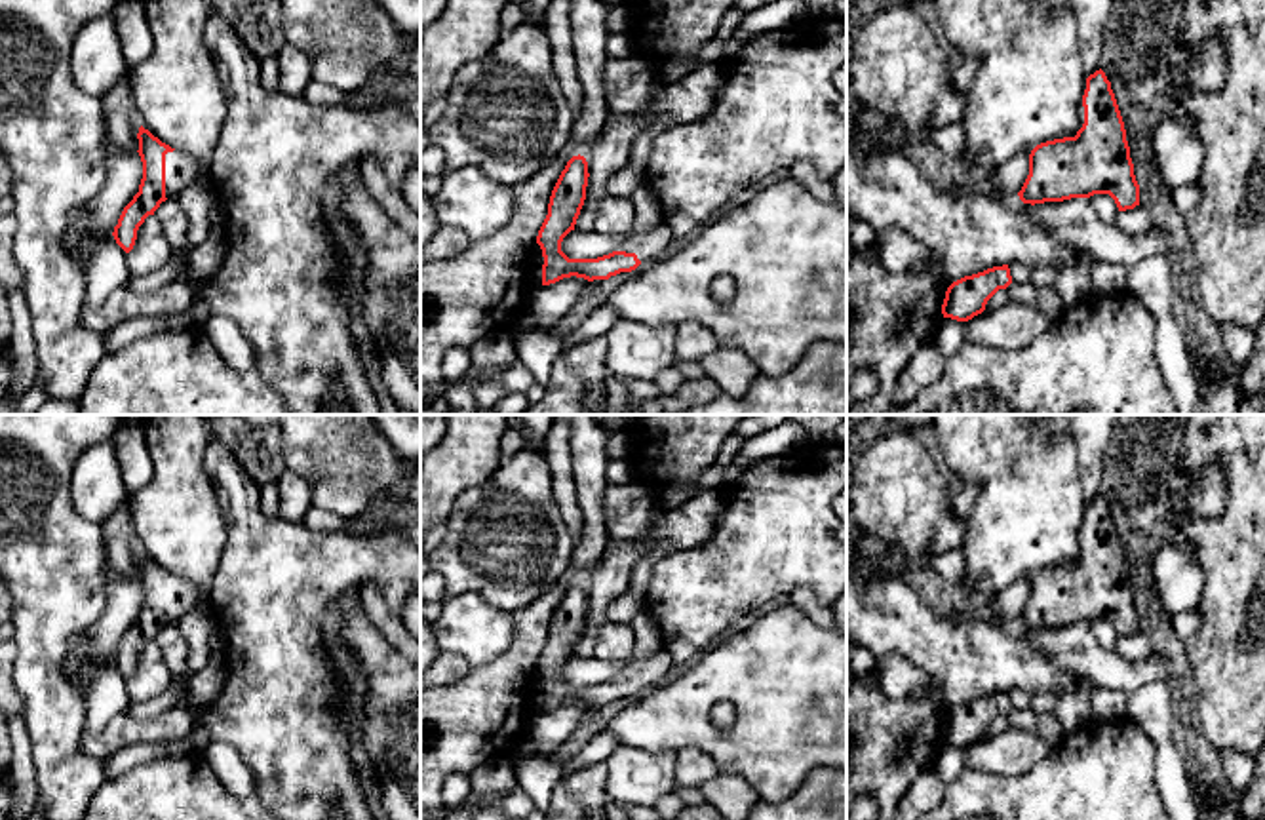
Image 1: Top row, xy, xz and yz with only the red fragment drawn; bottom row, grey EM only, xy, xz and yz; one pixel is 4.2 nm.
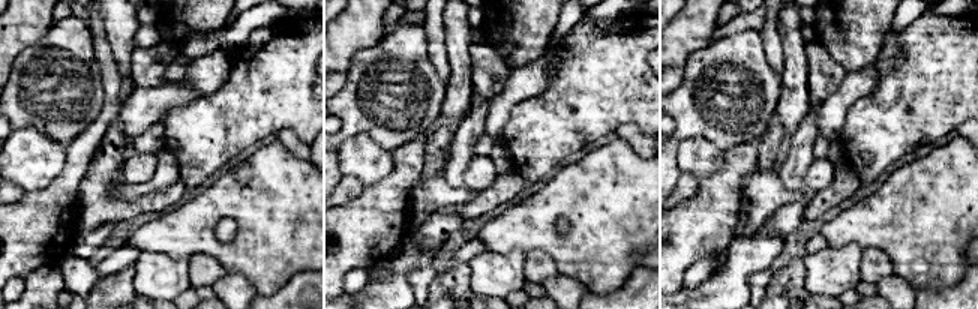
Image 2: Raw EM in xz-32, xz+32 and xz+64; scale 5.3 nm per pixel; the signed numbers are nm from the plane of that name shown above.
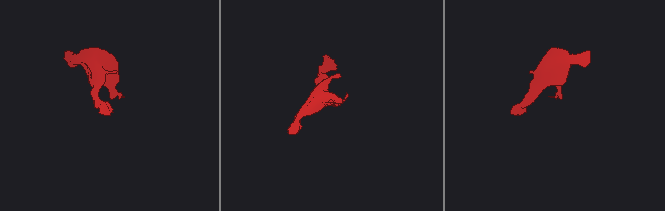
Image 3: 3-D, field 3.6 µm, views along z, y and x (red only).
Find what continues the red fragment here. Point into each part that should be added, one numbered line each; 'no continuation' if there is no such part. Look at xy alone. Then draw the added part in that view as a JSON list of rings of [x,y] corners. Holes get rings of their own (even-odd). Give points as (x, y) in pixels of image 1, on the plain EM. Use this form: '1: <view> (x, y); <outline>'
1: xy (181, 596); [[[183,576],[165,580],[165,624],[177,624],[186,613],[207,601],[207,594]]]

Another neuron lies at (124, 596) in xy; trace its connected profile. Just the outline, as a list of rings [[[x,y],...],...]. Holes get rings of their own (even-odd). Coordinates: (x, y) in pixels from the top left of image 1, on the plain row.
[[[110,573],[107,576],[107,603],[101,616],[89,628],[84,645],[70,653],[63,664],[65,677],[91,672],[114,658],[124,634],[139,618],[143,588],[137,576]]]

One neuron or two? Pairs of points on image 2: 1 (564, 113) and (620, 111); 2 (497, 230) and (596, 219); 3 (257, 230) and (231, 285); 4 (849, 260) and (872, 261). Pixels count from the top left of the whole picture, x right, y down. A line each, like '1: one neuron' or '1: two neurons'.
1: one neuron
2: one neuron
3: two neurons
4: two neurons

